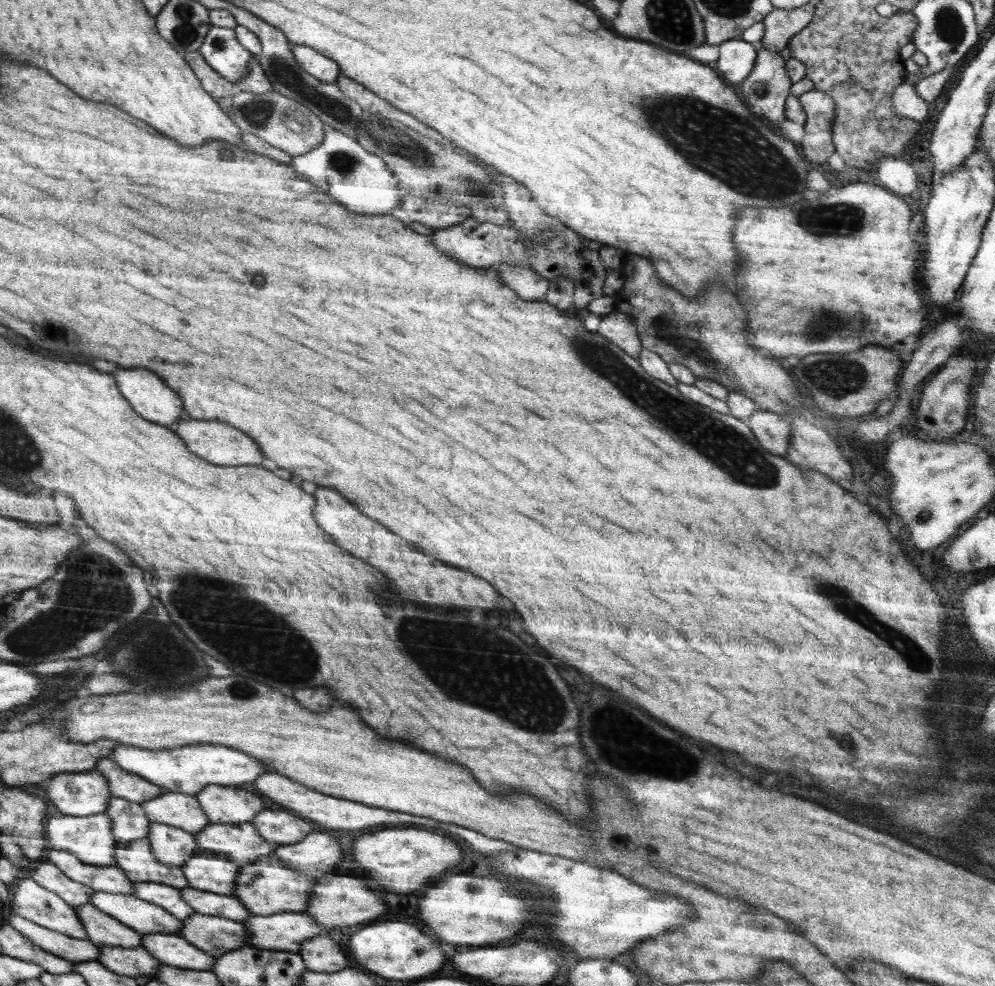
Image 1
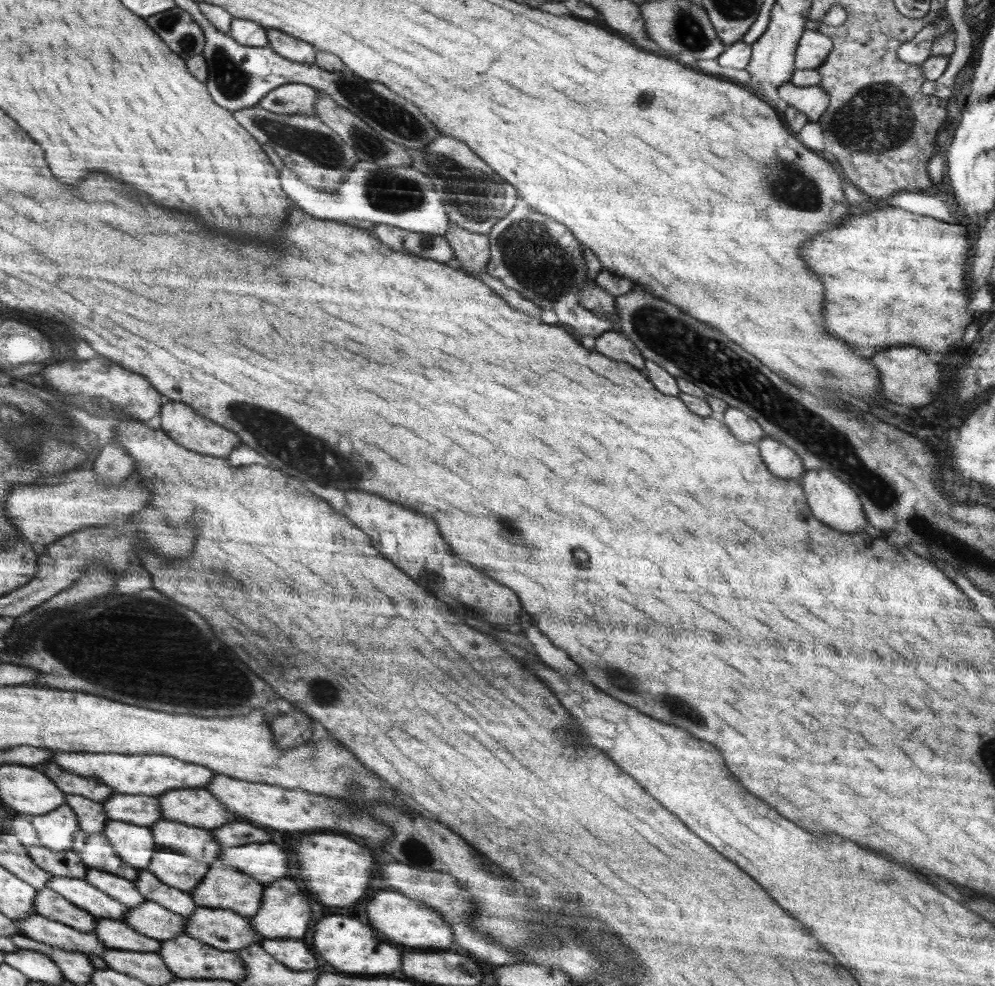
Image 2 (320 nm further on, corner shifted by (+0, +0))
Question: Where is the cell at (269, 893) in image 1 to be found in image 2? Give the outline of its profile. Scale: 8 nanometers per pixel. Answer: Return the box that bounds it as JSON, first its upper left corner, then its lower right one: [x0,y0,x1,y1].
[190,859,266,916]

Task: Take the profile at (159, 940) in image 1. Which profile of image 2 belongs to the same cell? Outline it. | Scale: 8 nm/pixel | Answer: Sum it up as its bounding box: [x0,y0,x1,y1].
[93,918,162,953]

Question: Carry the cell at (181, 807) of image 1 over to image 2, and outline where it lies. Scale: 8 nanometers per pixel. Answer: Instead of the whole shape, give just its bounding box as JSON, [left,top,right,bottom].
[102,793,163,828]

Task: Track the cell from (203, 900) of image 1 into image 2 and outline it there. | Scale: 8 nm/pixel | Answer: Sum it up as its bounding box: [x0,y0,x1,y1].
[133,868,199,917]

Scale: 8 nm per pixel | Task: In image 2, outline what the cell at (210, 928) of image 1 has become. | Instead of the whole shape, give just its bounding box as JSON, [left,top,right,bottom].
[123,901,188,941]

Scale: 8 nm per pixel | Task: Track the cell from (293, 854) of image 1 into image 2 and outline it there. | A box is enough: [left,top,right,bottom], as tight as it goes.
[218,842,290,884]

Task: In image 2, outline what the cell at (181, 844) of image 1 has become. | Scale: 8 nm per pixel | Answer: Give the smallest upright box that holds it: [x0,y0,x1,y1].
[103,820,156,870]

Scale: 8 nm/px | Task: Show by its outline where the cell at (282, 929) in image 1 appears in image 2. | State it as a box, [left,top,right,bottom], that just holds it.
[183,907,263,951]

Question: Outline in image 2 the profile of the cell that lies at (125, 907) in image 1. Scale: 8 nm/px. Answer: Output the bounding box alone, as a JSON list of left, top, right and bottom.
[45,876,130,920]

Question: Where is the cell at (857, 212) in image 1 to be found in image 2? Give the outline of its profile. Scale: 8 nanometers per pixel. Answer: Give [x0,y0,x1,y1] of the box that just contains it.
[802,206,972,354]

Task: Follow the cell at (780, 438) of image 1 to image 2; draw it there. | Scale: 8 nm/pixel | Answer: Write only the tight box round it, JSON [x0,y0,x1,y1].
[757,435,805,478]

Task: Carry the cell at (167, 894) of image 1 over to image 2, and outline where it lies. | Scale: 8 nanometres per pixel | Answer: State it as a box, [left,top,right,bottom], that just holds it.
[84,868,147,908]

